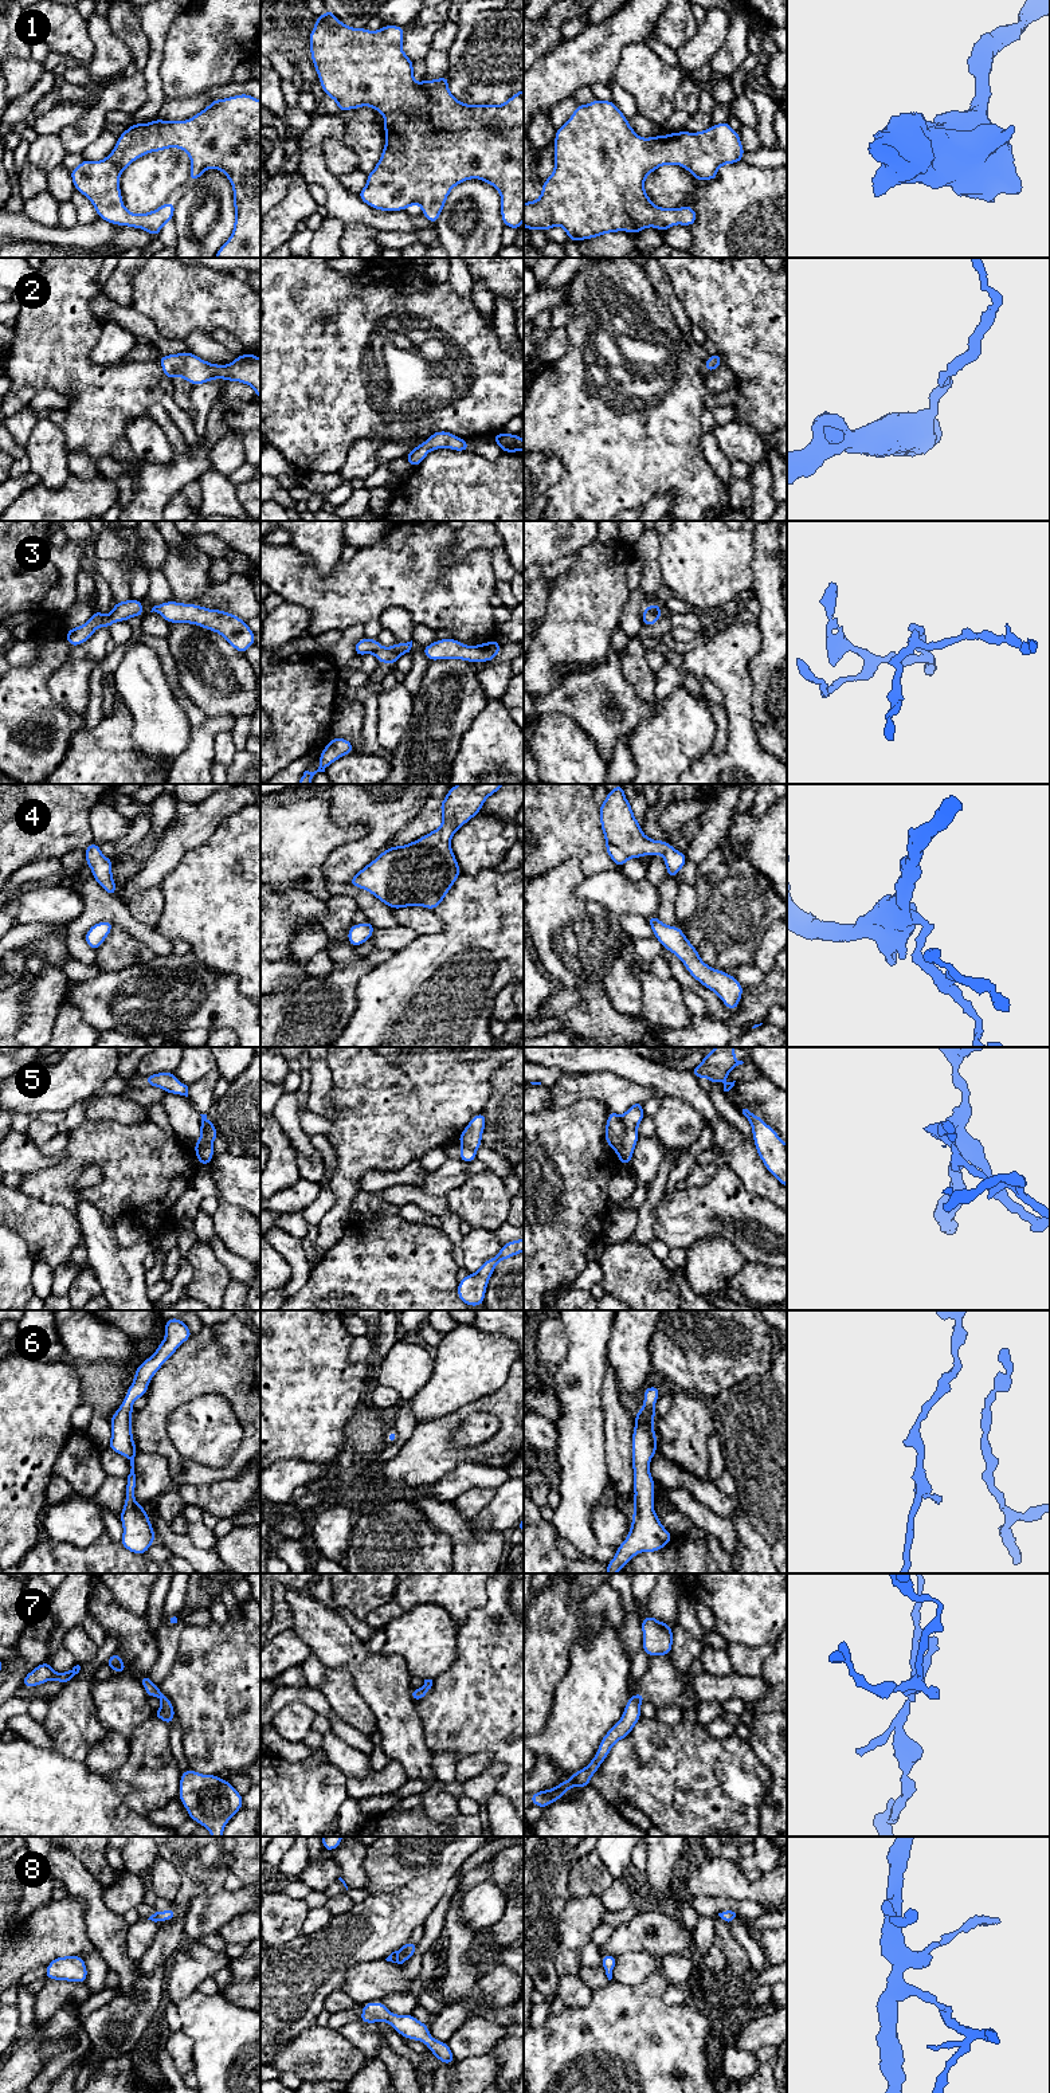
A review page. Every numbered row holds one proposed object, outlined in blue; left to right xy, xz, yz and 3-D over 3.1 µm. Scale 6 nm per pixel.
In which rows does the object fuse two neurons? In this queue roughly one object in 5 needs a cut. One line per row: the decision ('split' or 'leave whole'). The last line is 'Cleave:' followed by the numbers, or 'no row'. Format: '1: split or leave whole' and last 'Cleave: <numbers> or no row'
1: leave whole
2: leave whole
3: leave whole
4: leave whole
5: split
6: leave whole
7: leave whole
8: leave whole
Cleave: 5

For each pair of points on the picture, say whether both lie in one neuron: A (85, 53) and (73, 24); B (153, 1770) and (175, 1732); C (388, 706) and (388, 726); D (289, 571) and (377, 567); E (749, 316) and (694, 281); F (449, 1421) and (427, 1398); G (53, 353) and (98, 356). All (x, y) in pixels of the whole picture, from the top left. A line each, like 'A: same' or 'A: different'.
A: same
B: different
C: same
D: same
E: same
F: different
G: different

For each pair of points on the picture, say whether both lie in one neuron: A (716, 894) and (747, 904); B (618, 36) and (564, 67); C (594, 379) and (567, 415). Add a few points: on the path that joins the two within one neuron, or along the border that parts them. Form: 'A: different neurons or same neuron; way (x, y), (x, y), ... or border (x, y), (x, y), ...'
A: same neuron; way (724, 894), (728, 894), (739, 904)
B: same neuron; way (604, 46), (590, 58), (578, 62)
C: same neuron; way (586, 388), (586, 396), (576, 406)

